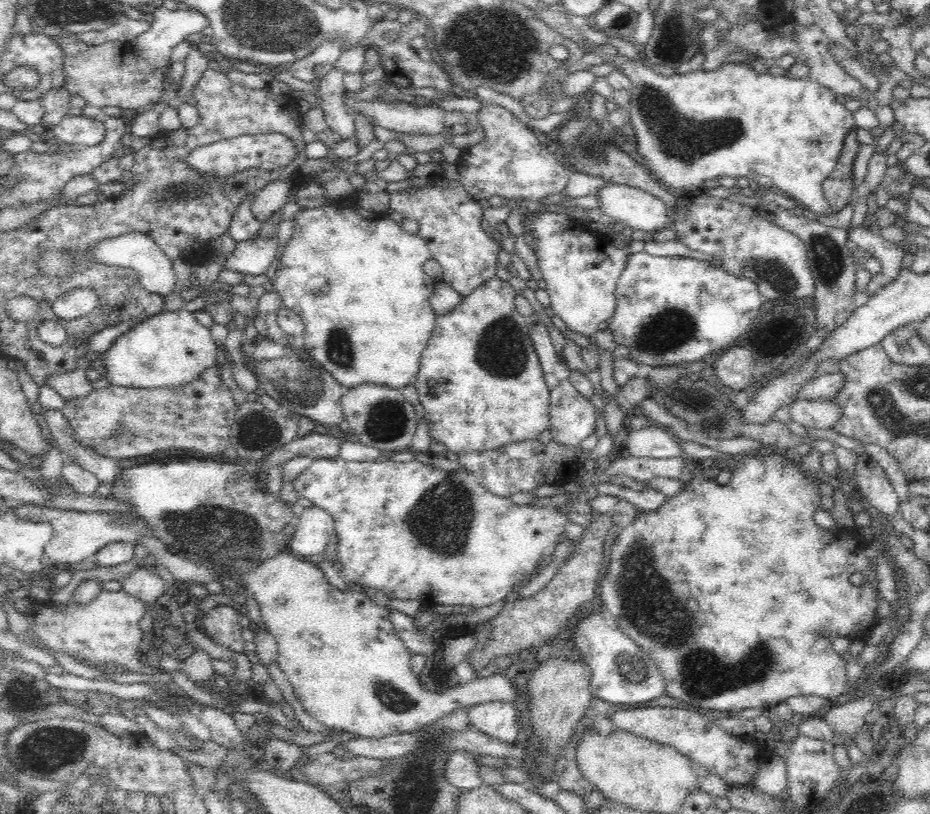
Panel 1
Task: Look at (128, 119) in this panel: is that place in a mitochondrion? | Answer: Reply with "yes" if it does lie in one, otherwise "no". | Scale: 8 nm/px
no

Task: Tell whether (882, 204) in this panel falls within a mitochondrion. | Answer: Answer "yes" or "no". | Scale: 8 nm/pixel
no

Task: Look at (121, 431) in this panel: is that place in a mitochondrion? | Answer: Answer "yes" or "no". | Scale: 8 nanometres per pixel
yes

